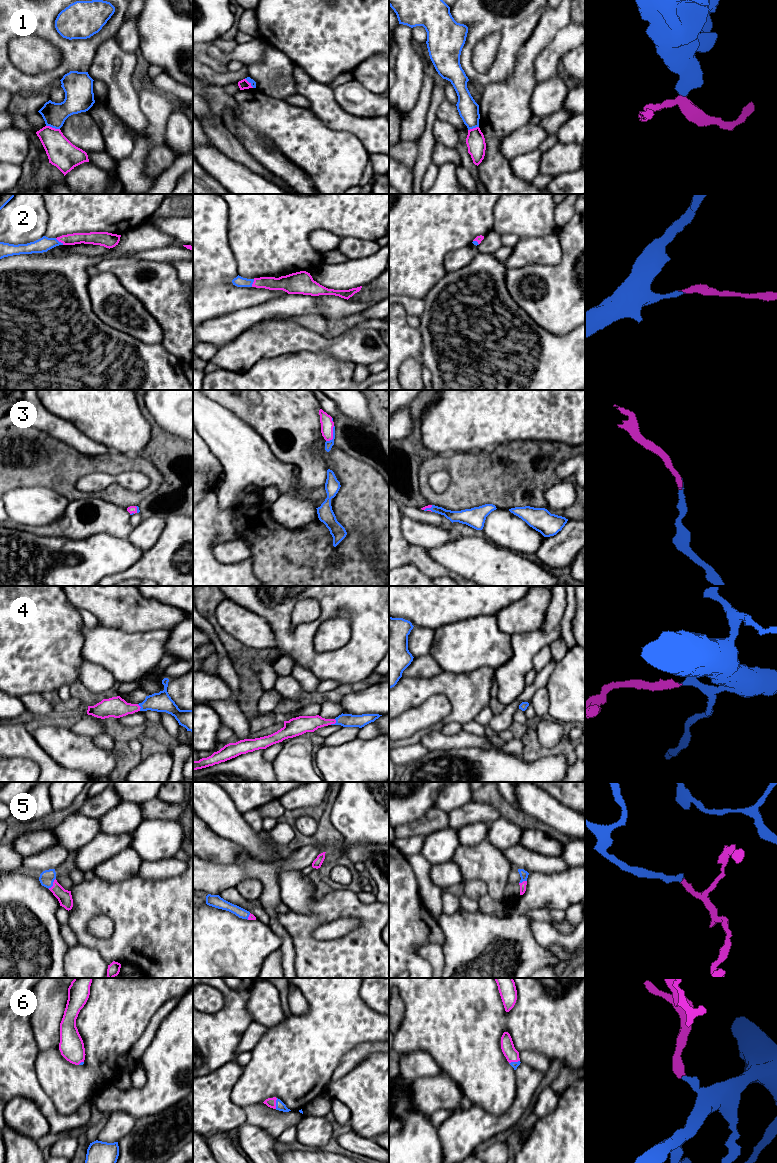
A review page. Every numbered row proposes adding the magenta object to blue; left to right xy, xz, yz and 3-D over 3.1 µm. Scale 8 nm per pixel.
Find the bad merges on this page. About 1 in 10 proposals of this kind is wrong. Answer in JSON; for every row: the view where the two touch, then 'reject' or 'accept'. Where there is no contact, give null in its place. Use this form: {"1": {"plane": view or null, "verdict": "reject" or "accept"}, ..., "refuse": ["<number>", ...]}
{"1": {"plane": "xy", "verdict": "reject"}, "2": {"plane": "xy", "verdict": "accept"}, "3": {"plane": "xz", "verdict": "accept"}, "4": {"plane": "xz", "verdict": "accept"}, "5": {"plane": "xy", "verdict": "accept"}, "6": {"plane": "xz", "verdict": "accept"}, "refuse": ["1"]}

